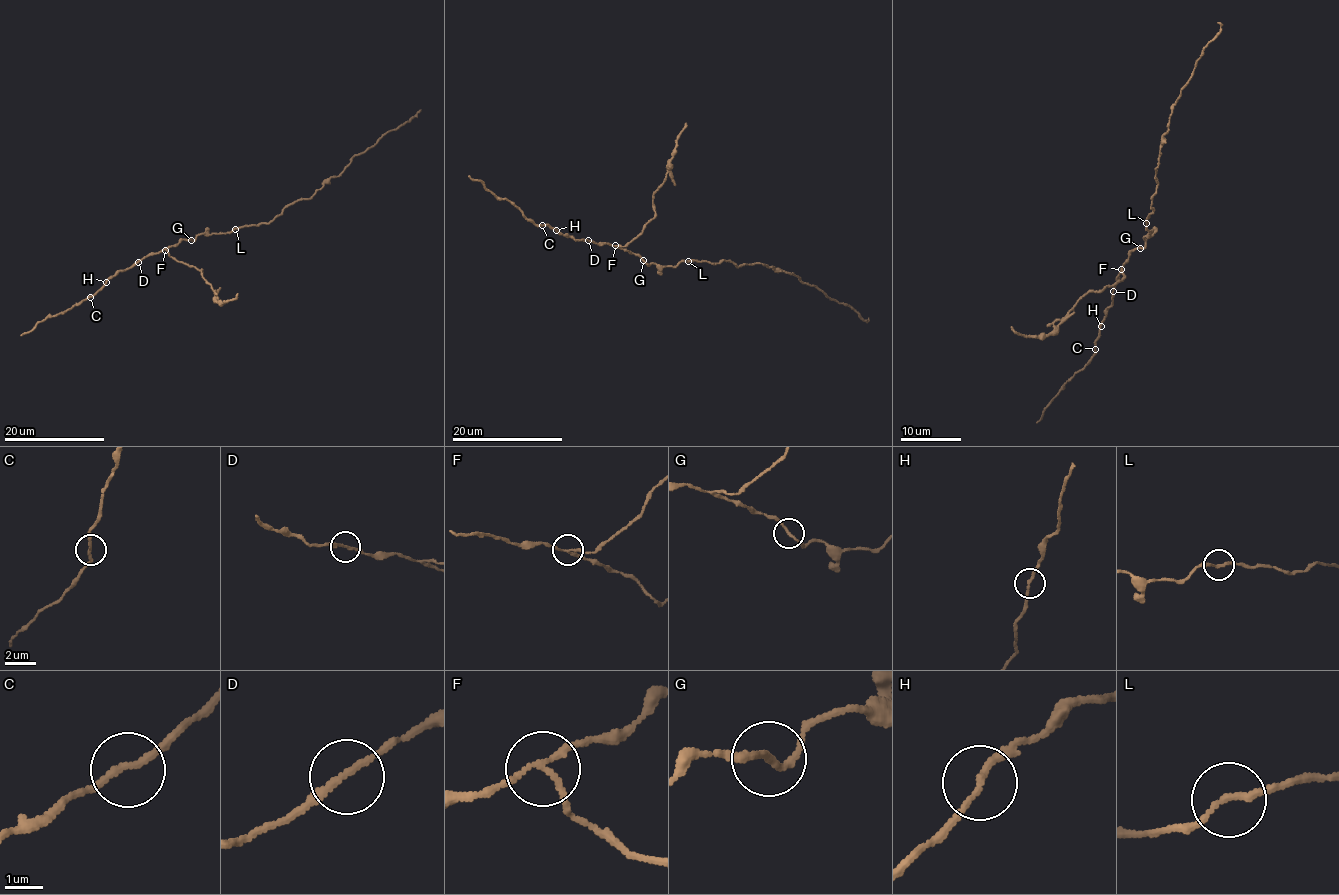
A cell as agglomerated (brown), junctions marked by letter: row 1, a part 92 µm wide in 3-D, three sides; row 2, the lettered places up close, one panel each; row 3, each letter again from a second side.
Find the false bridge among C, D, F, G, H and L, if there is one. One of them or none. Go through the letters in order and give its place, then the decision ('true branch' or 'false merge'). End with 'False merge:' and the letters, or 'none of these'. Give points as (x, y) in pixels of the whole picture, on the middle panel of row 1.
C: place (542, 225); true branch
D: place (588, 240); true branch
F: place (615, 245); false merge
G: place (643, 260); true branch
H: place (556, 230); true branch
L: place (688, 261); true branch
False merge: F

